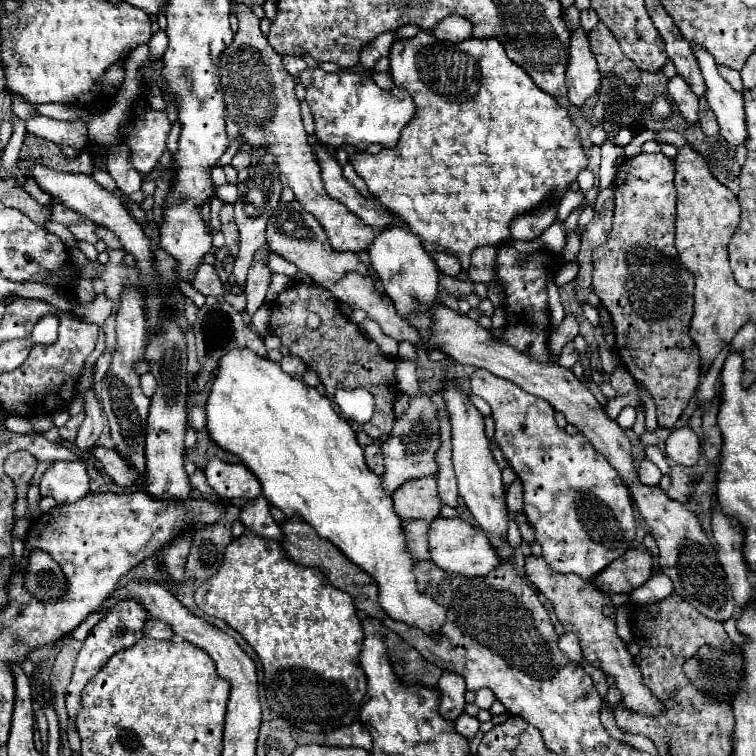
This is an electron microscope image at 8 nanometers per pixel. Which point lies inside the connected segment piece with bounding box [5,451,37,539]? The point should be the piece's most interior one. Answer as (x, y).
(20, 466)

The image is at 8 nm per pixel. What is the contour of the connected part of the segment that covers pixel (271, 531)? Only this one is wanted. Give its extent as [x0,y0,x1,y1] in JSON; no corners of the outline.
[241,497,283,541]

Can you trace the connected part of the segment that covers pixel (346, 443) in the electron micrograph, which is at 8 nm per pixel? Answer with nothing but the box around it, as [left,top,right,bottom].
[207,349,445,639]

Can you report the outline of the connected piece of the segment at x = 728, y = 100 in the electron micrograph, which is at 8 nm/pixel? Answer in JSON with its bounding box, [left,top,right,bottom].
[693,47,747,147]

